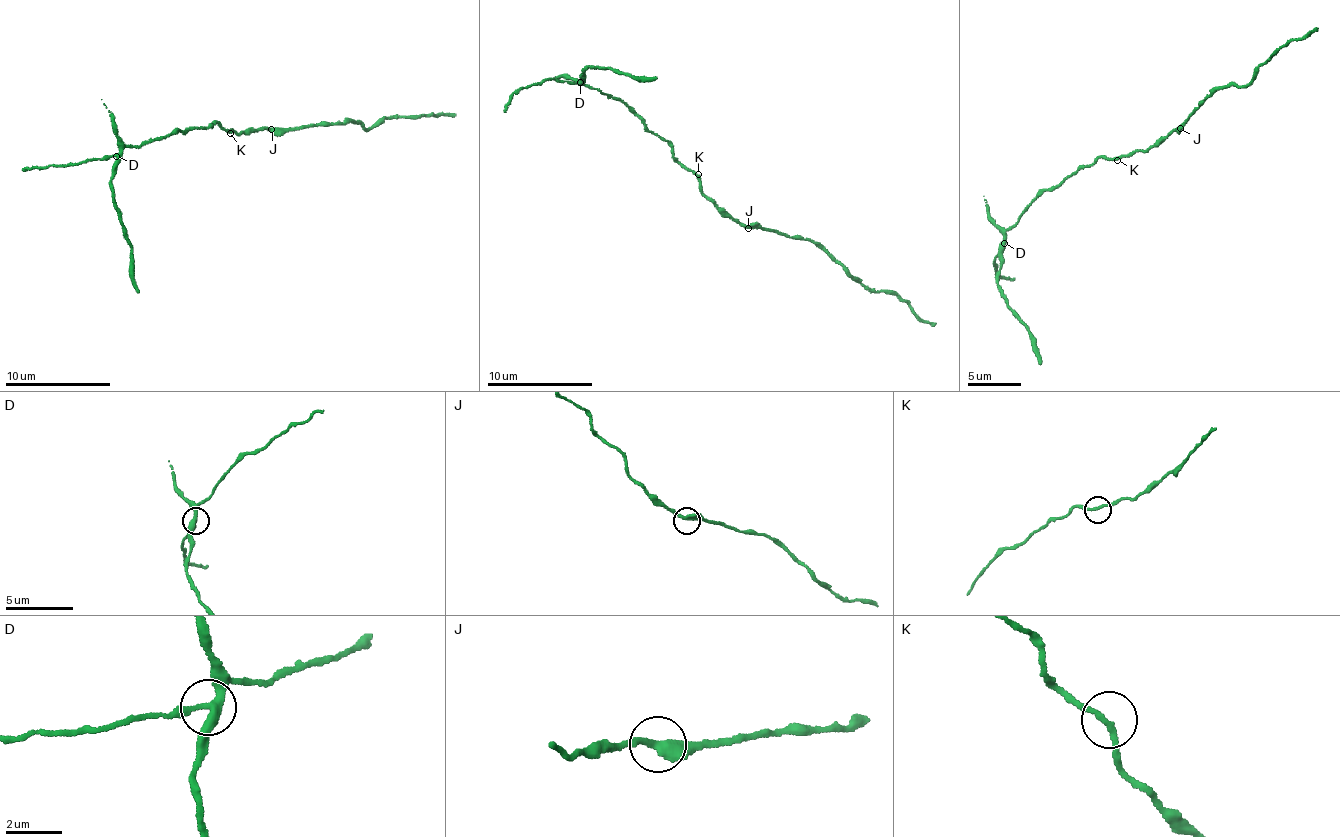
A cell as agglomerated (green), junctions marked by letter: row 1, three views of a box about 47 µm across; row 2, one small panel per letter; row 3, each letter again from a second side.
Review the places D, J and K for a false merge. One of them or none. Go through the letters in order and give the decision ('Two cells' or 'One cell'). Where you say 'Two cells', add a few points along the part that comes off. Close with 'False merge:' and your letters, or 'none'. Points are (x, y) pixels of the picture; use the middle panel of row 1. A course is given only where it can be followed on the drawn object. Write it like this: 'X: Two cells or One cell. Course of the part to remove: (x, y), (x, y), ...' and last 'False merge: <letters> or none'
D: Two cells. Course of the part to remove: (580, 83), (544, 79), (520, 88), (504, 111)
J: One cell
K: One cell
False merge: D

